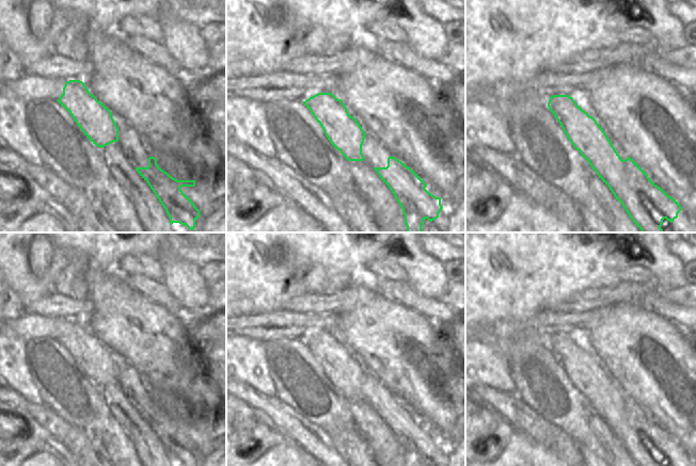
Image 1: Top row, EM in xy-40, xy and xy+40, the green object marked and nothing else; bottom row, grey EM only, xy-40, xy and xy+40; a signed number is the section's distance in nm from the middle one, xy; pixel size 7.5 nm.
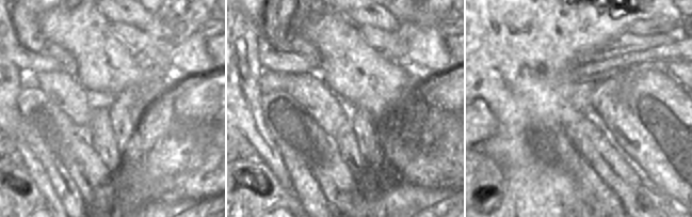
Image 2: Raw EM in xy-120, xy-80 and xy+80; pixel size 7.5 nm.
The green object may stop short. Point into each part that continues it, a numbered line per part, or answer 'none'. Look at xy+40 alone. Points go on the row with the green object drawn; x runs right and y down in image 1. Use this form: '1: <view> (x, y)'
none

